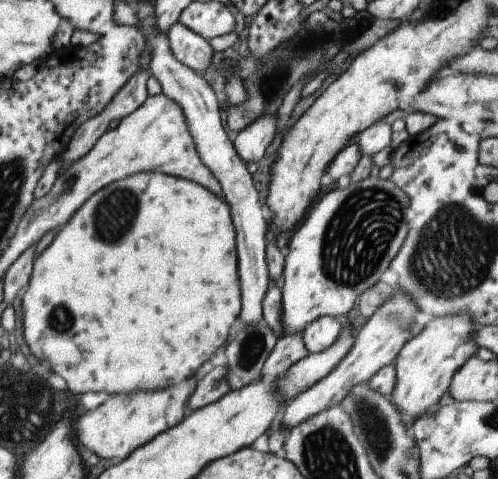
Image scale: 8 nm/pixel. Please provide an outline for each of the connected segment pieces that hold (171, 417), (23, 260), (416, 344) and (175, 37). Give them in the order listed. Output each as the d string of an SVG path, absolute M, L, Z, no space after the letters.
M189 378L181 384L169 386L157 392L133 392L133 394L112 394L97 410L85 412L79 420L78 440L100 458L112 461L127 459L138 448L151 443L153 438L173 428L187 416L189 398L195 394L197 378Z
M37 243L32 244L24 254L12 264L4 276L4 300L11 304L21 290L26 289L32 277Z
M457 313L452 315L432 317L430 321L426 322L421 330L409 338L409 340L401 347L401 350L394 358L394 369L396 381L392 394L389 396L389 400L398 408L398 411L405 412L409 416L418 419L421 415L427 413L434 413L436 404L445 394L447 385L453 376L453 373L461 368L461 365L470 357L476 354L476 344L471 339L471 332L474 325L472 324L472 318L465 313Z
M177 21L169 29L168 37L170 38L170 47L179 62L201 74L211 66L213 48L211 48L209 40L193 32L183 22Z

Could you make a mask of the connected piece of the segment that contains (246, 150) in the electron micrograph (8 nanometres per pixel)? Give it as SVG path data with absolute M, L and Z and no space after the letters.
M275 114L261 115L236 136L234 146L244 162L259 162L277 136L279 124Z

